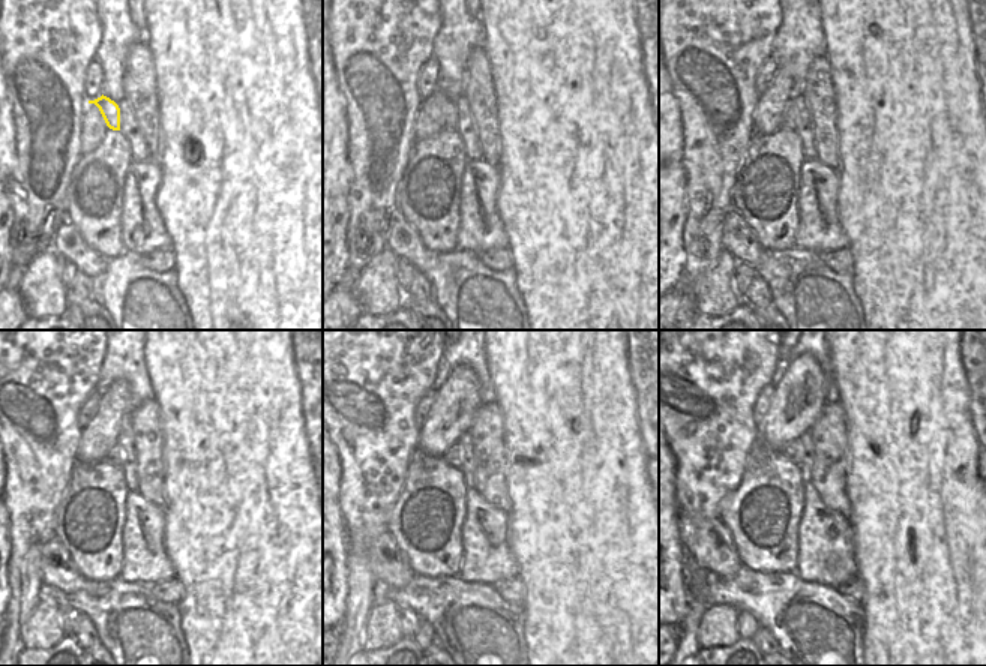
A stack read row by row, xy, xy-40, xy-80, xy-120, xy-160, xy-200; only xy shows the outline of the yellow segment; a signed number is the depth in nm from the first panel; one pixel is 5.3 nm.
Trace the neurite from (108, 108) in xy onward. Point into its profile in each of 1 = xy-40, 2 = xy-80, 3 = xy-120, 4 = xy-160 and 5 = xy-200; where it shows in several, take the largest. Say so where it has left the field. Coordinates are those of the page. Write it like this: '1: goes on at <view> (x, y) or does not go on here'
1: goes on at xy-40 (450, 114)
2: goes on at xy-80 (790, 114)
3: goes on at xy-120 (117, 456)
4: goes on at xy-160 (455, 456)
5: goes on at xy-200 (794, 450)

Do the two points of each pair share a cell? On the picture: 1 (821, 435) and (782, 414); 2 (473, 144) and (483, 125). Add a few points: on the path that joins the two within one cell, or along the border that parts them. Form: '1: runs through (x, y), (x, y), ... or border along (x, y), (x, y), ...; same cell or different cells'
1: border along (827, 402), (806, 432); different cells
2: border along (465, 104), (483, 156); different cells

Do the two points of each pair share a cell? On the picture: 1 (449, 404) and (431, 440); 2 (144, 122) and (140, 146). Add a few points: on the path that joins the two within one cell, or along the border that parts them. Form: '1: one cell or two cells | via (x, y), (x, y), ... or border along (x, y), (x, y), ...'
1: one cell | via (449, 413), (440, 431)
2: two cells | border along (126, 101), (150, 159)

